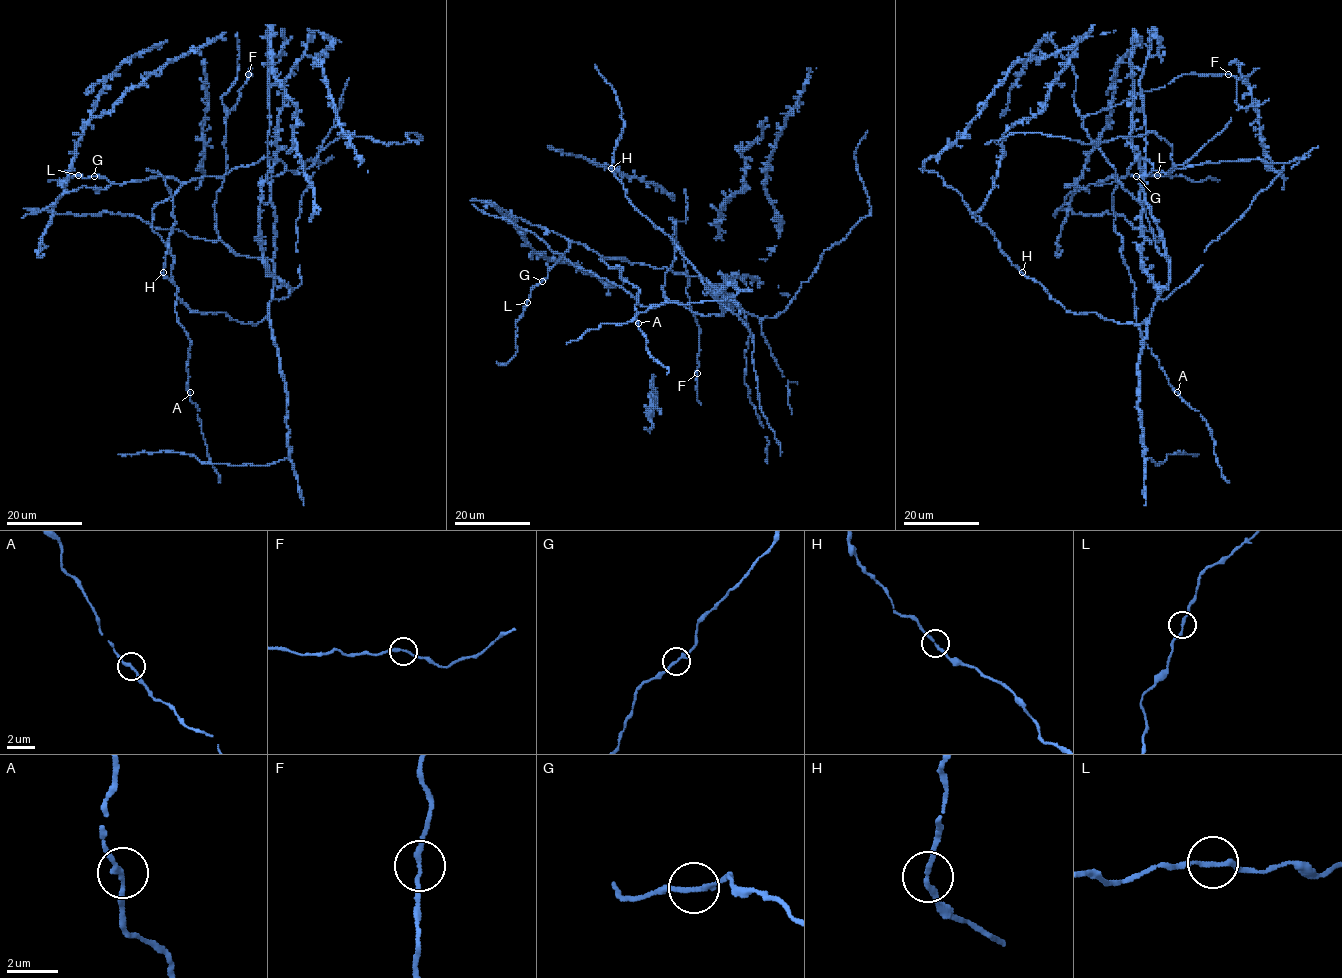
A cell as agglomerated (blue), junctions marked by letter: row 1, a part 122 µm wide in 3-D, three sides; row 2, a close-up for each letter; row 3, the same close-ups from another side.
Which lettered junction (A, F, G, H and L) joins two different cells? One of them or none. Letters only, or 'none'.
none

